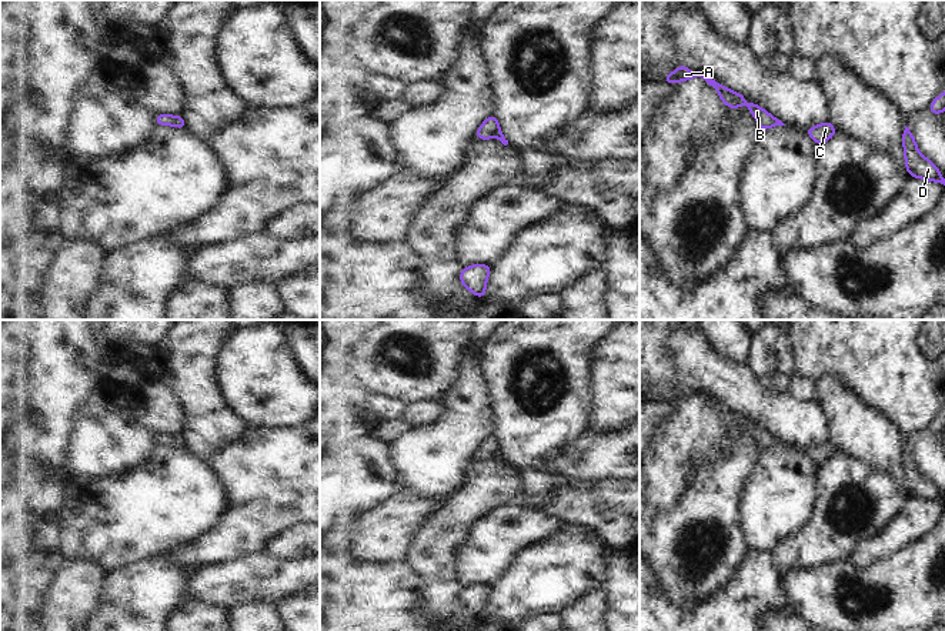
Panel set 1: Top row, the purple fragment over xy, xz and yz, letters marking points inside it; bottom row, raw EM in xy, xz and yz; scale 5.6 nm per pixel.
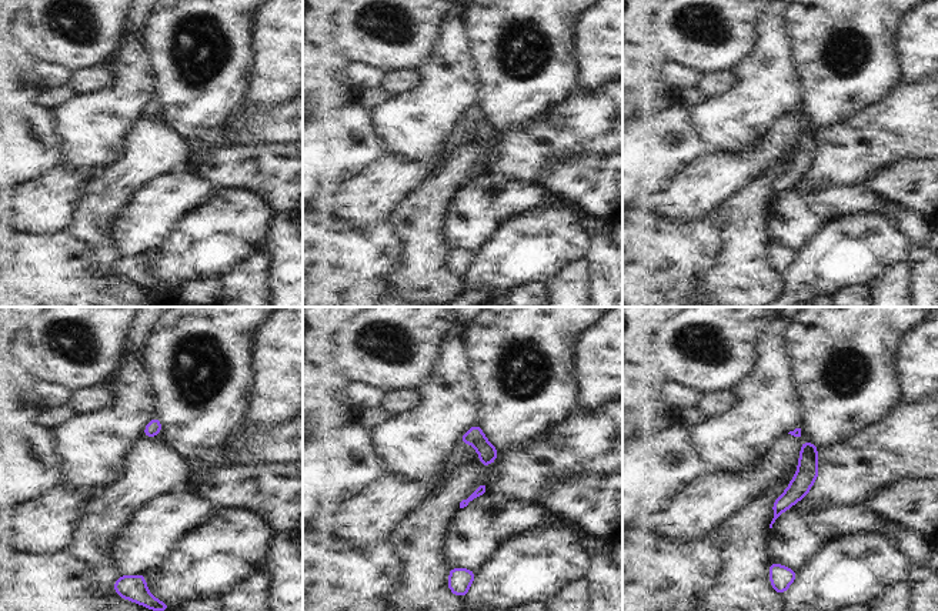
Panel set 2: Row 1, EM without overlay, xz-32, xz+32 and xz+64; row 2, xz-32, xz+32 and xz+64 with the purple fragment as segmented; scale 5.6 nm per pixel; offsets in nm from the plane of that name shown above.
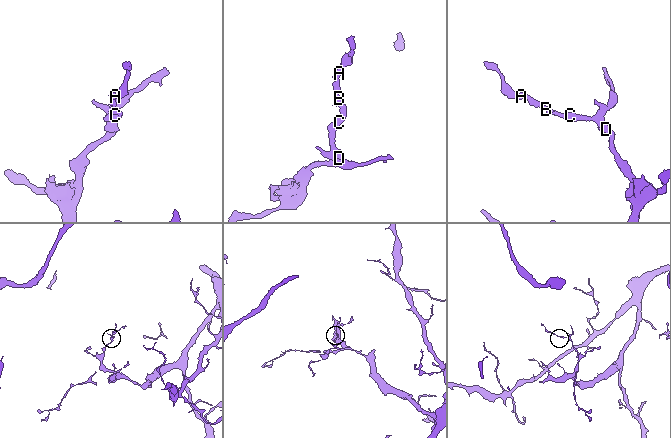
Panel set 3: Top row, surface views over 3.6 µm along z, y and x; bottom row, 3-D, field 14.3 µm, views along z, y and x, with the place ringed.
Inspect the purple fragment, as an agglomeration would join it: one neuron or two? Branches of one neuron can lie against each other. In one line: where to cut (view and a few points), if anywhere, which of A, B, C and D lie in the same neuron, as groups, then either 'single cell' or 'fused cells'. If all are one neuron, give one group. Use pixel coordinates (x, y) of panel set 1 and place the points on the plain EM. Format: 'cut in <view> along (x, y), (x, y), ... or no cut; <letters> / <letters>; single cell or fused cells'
no cut; A B C D; single cell

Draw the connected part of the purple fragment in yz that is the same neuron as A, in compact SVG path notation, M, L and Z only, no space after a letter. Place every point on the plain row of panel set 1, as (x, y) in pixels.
M687 385L677 387L671 394L667 394L664 397L664 401L667 401L669 404L675 404L677 401L687 401L694 397L702 397L711 407L717 408L719 418L729 428L738 428L738 427L742 427L744 424L747 424L749 428L749 433L755 437L761 450L769 450L772 445L785 445L781 440L771 435L767 430L757 425L755 423L752 423L752 421L747 423L744 414L731 411L728 407L717 403L715 400L691 391Z

